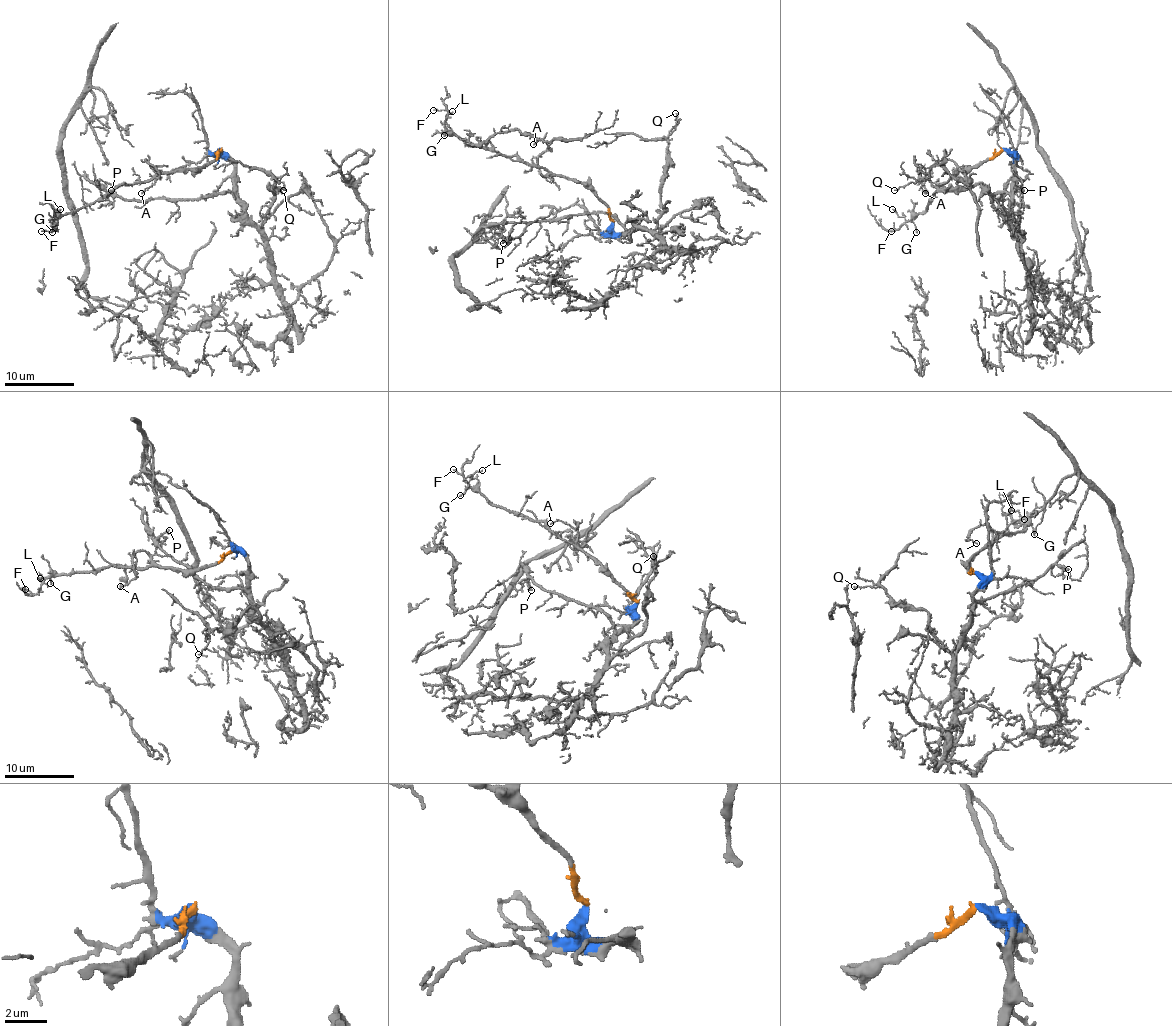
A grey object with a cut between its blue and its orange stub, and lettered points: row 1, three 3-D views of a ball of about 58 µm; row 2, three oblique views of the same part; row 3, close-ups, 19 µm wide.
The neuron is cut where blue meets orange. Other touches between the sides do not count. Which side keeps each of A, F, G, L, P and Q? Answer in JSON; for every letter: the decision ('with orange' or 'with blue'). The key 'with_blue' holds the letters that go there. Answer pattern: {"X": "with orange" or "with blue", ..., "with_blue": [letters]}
{"A": "with orange", "F": "with orange", "G": "with orange", "L": "with orange", "P": "with blue", "Q": "with blue", "with_blue": ["P", "Q"]}

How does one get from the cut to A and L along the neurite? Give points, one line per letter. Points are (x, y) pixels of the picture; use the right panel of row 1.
A: (1003, 150), (967, 169), (956, 171), (956, 166), (946, 159), (939, 161), (932, 166), (921, 187), (925, 194)
L: (1003, 150), (970, 169), (956, 173), (920, 213), (906, 220), (892, 209)

